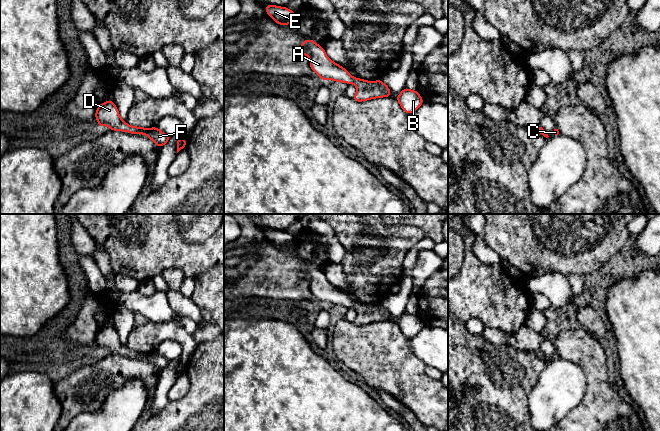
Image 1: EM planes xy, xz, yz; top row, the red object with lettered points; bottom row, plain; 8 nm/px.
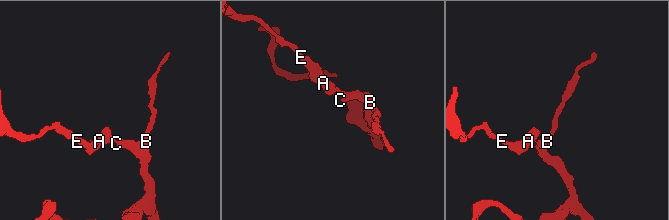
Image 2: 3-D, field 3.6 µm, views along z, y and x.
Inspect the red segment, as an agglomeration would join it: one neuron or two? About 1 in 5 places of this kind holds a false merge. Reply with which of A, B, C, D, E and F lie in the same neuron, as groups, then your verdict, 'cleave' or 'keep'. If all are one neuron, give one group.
A B C D E F | keep

